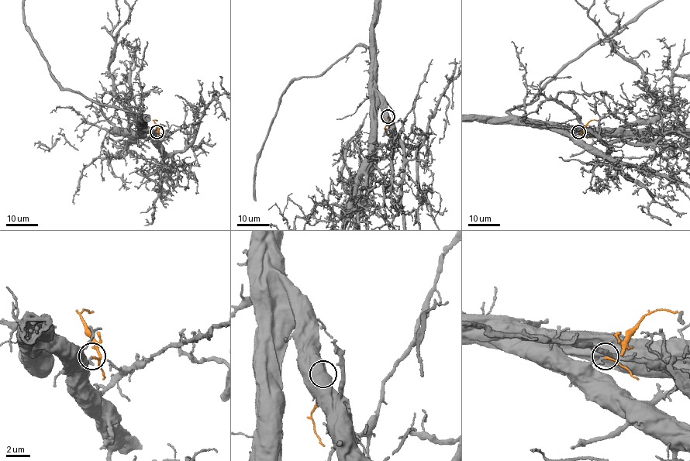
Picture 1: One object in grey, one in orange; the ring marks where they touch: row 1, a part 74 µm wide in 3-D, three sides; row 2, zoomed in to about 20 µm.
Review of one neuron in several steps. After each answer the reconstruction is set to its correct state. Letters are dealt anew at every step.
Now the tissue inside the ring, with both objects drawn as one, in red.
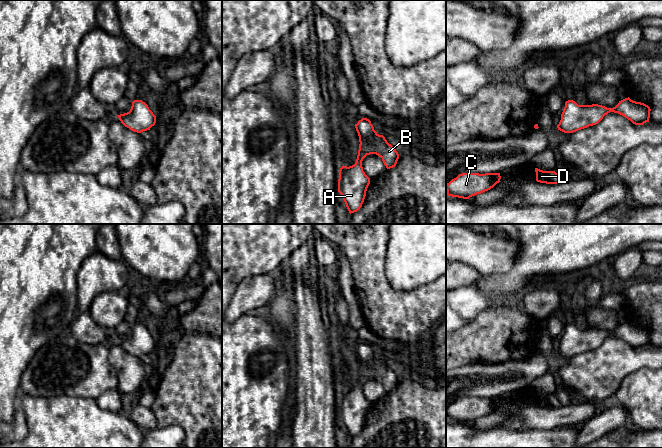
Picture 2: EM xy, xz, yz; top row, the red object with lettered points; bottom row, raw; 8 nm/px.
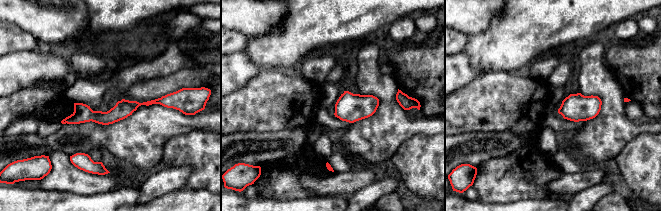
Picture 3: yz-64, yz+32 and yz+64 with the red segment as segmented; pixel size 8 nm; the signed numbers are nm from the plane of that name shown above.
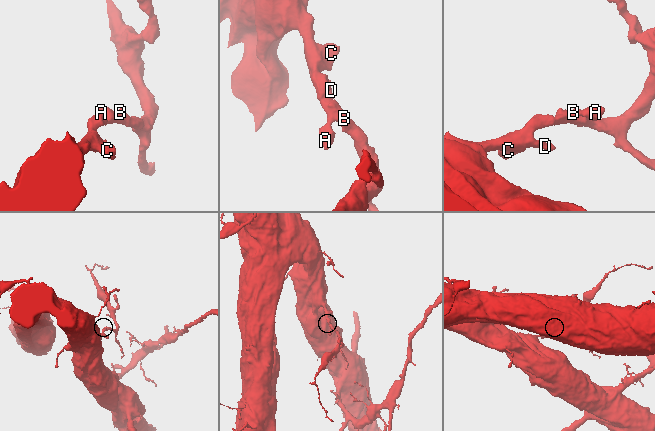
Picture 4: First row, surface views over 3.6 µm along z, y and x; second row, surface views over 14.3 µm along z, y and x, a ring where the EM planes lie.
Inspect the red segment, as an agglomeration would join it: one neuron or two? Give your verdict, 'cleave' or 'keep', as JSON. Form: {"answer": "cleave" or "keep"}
{"answer": "keep"}

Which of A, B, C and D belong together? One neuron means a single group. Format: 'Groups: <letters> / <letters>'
Groups: A B C D

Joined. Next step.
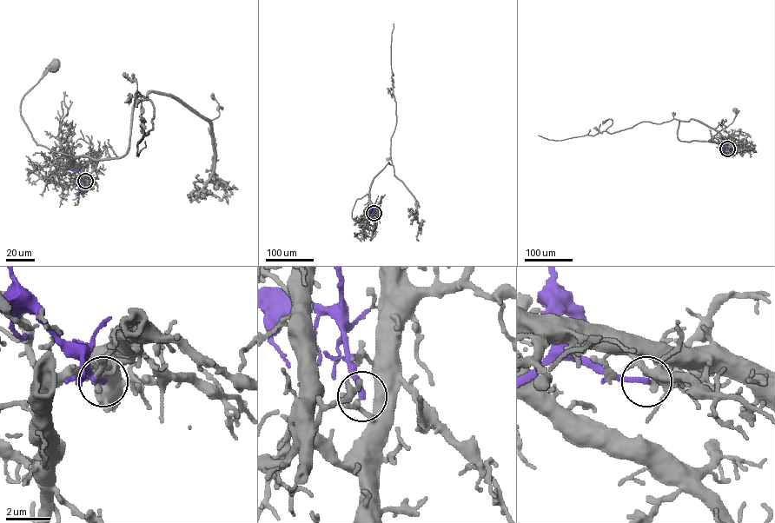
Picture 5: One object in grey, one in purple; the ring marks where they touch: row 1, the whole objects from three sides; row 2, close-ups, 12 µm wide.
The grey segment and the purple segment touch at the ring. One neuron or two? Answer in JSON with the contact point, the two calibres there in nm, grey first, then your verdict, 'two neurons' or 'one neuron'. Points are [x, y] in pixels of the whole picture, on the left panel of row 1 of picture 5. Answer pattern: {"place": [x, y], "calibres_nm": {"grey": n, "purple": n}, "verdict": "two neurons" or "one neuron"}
{"place": [85, 181], "calibres_nm": {"grey": 360, "purple": 260}, "verdict": "two neurons"}

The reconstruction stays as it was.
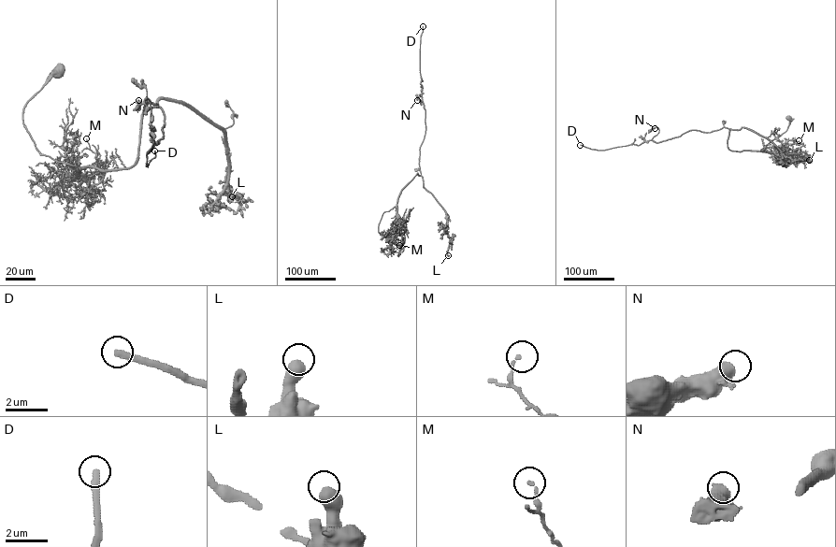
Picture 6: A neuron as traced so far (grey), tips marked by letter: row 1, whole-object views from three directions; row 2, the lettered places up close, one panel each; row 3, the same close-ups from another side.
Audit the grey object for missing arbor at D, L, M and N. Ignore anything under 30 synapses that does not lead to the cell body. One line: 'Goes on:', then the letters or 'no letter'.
Goes on: D

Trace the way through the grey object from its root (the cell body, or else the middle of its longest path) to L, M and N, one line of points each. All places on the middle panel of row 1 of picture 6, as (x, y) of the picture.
L: (391, 235), (379, 232), (381, 215), (396, 207), (400, 192), (417, 173), (445, 212), (451, 239), (448, 255)
M: (391, 235), (380, 234), (379, 223), (382, 213), (396, 207), (394, 234), (403, 240), (403, 248), (399, 245)
N: (391, 235), (379, 232), (381, 215), (421, 174), (425, 110), (417, 100)

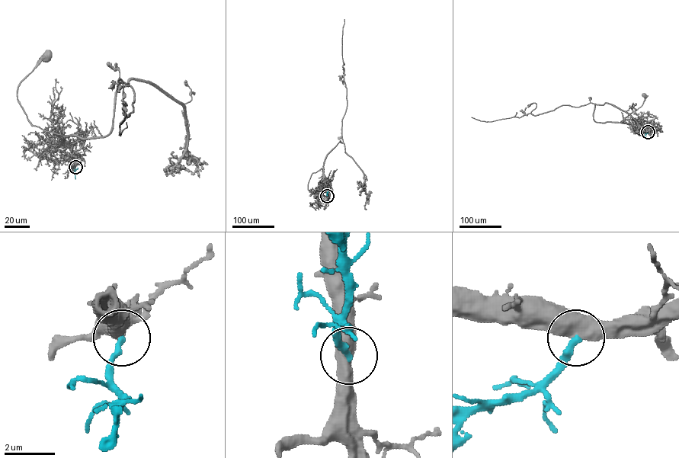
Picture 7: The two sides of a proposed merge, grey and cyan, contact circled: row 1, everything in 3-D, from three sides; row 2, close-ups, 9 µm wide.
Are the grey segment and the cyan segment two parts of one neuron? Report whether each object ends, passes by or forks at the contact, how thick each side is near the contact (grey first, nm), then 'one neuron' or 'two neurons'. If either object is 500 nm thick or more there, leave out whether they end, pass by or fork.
calibres 550 and 240 nm; two neurons

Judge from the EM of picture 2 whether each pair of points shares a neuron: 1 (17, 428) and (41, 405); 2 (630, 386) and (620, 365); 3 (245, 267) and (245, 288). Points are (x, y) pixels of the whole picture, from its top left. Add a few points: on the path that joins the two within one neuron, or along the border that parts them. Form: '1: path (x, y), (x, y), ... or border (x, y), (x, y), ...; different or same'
1: border (18, 405), (24, 413), (27, 428), (25, 437); different
2: border (647, 367), (641, 367), (628, 373), (614, 394); different
3: border (268, 273), (245, 277), (237, 284); different

